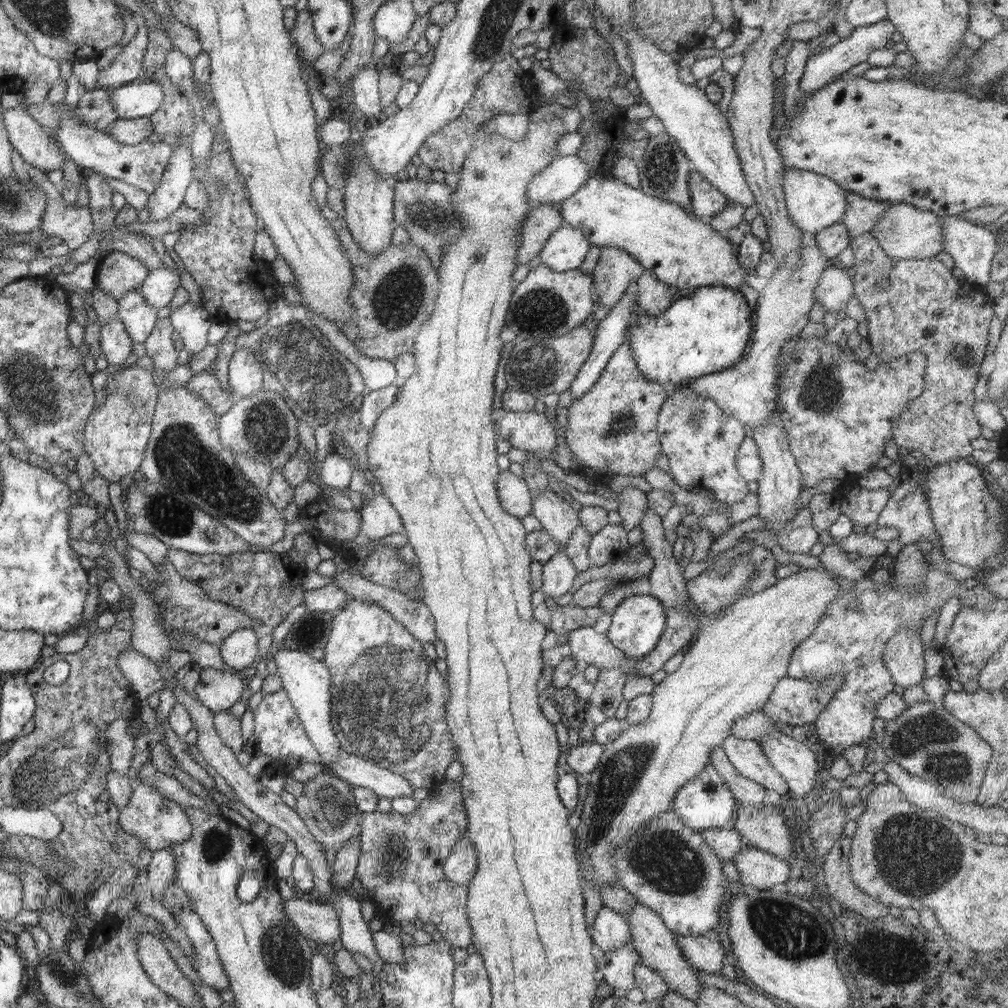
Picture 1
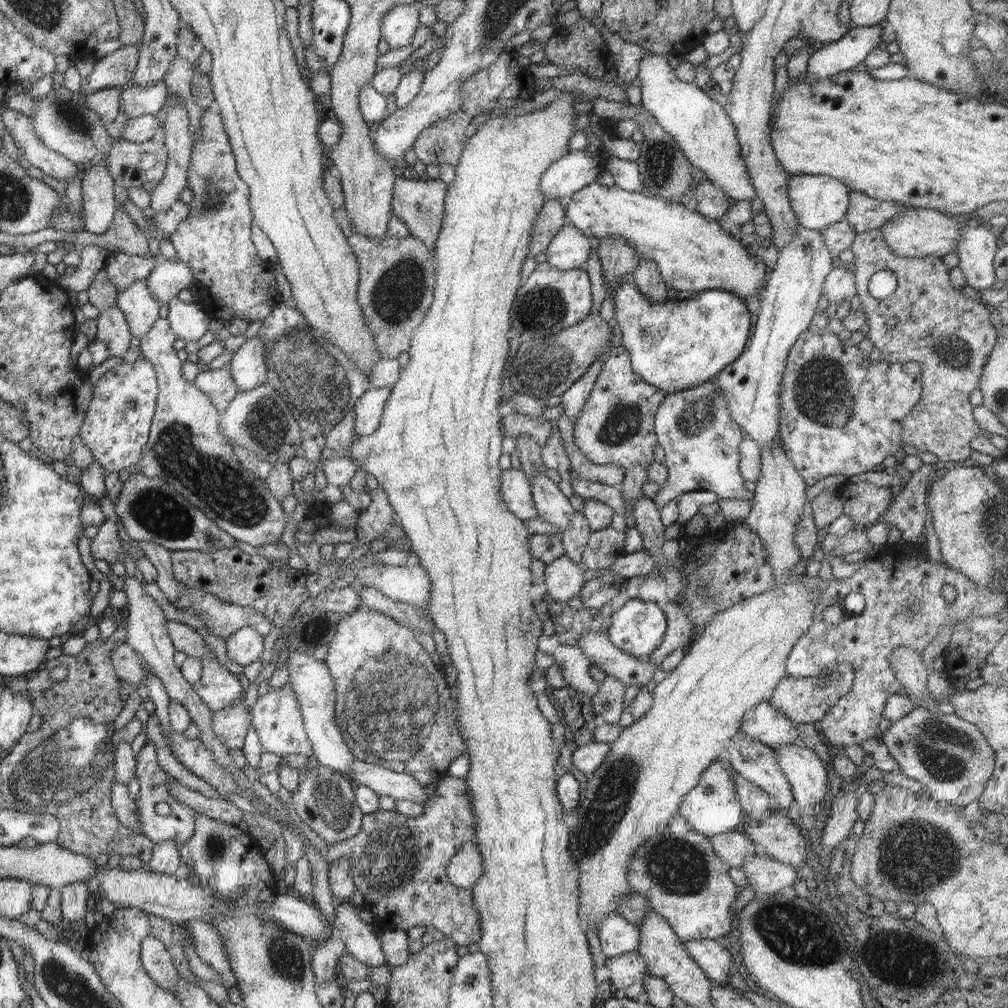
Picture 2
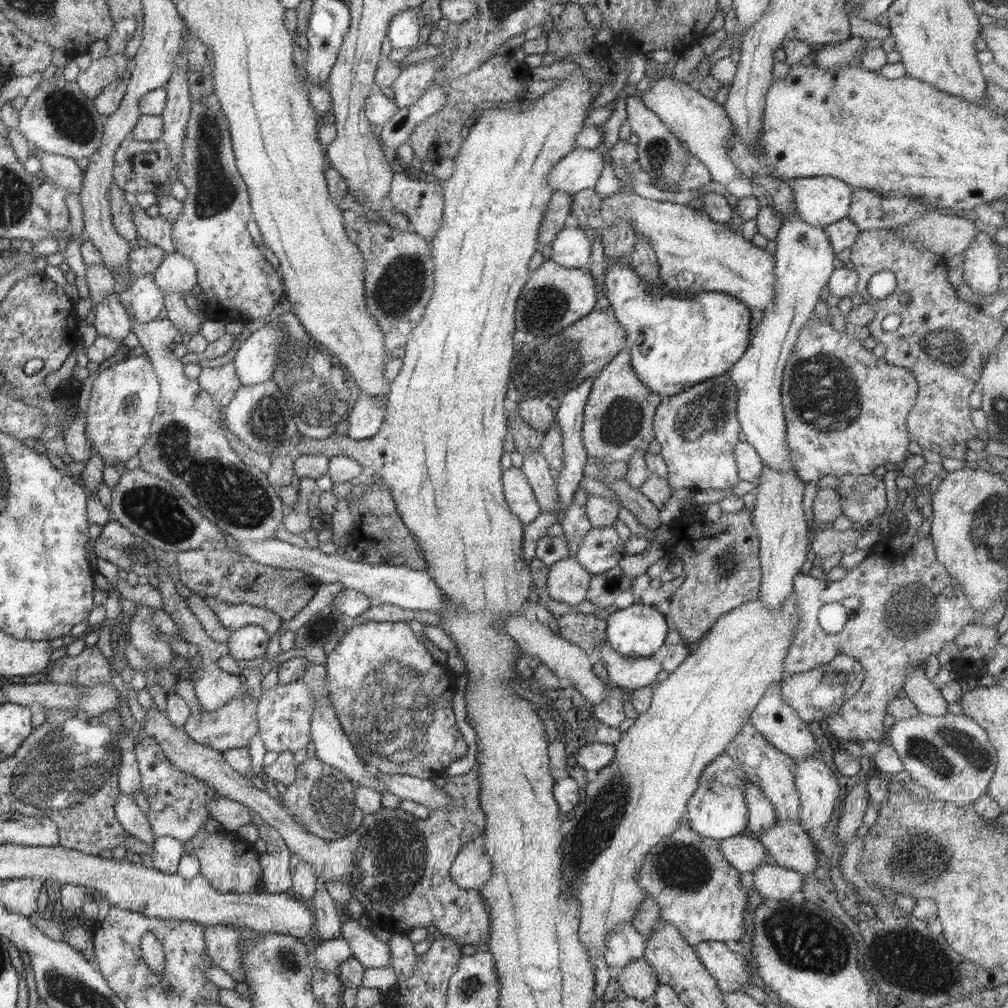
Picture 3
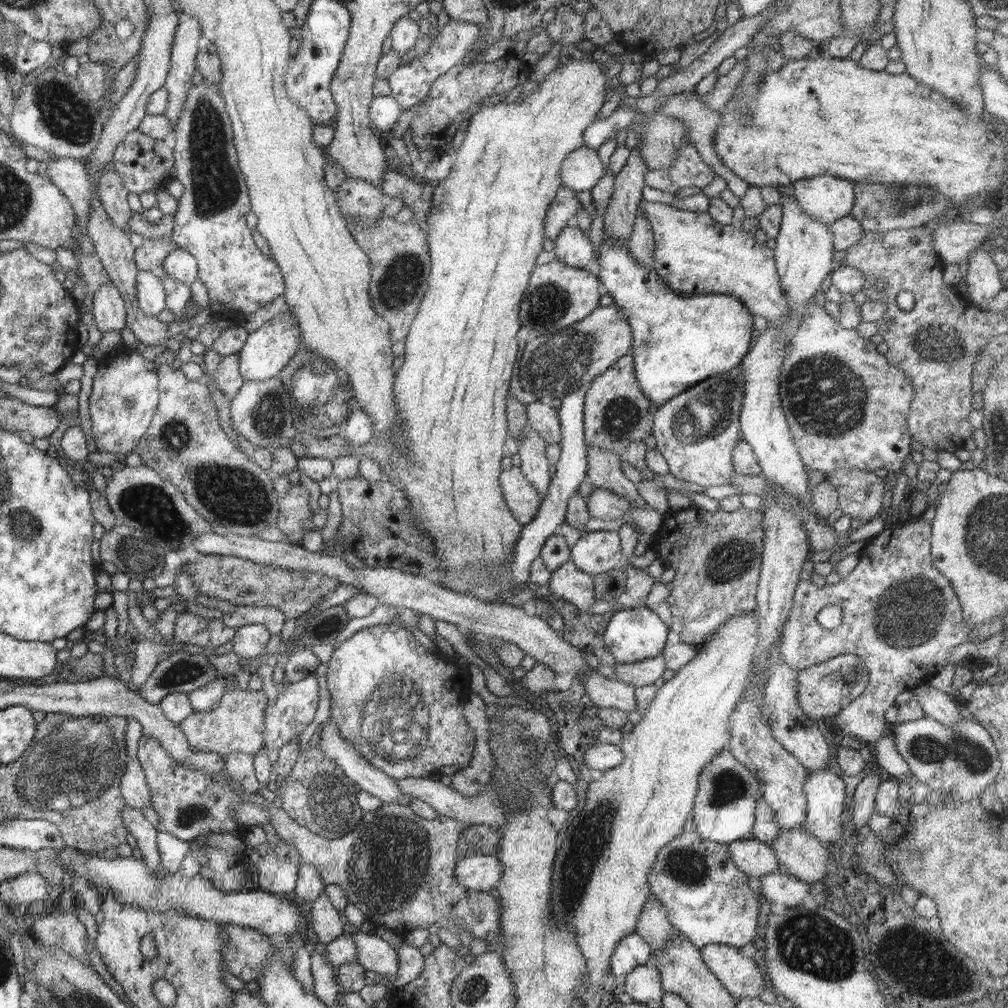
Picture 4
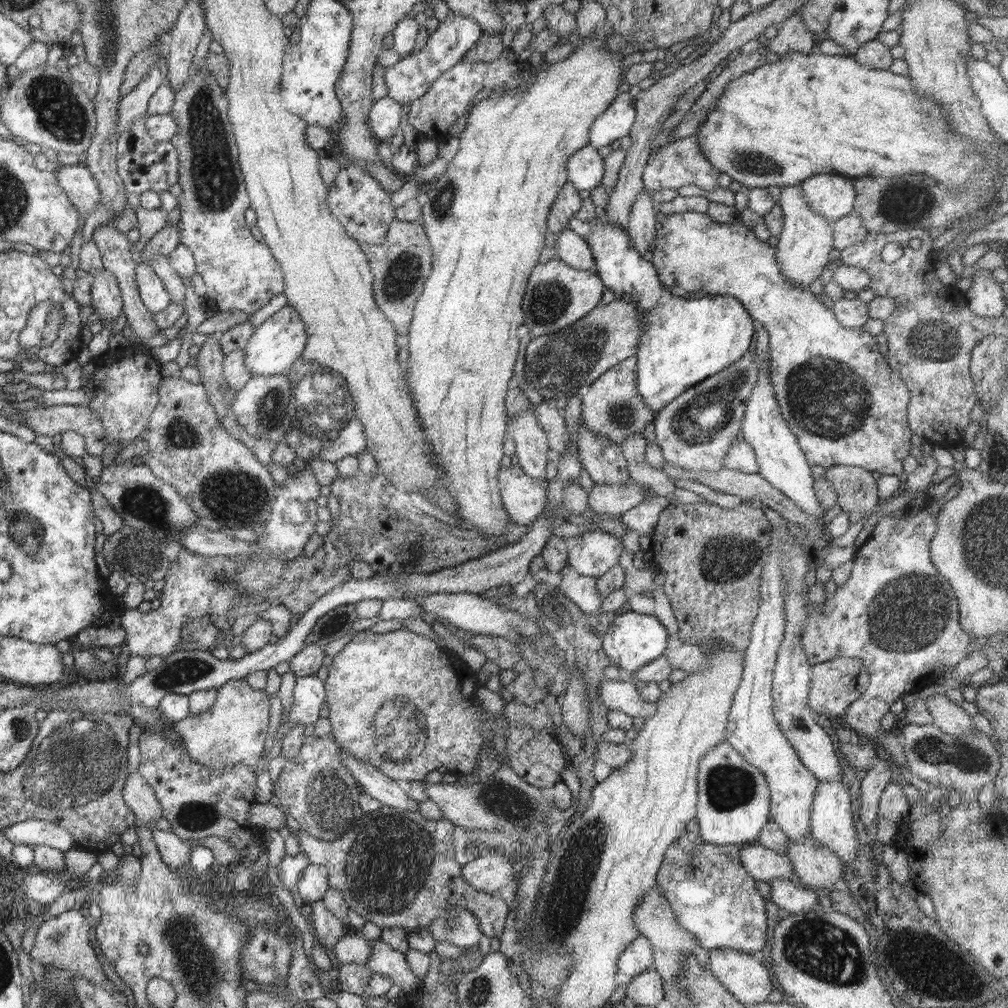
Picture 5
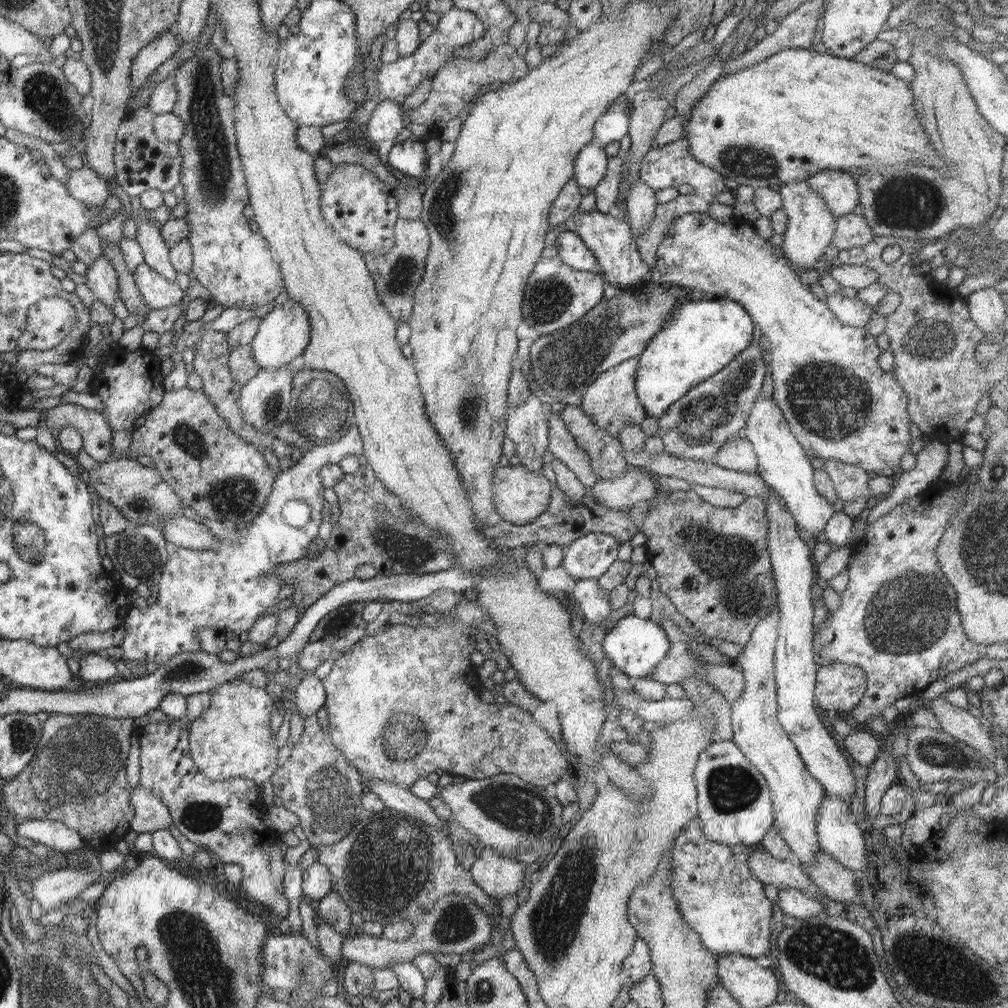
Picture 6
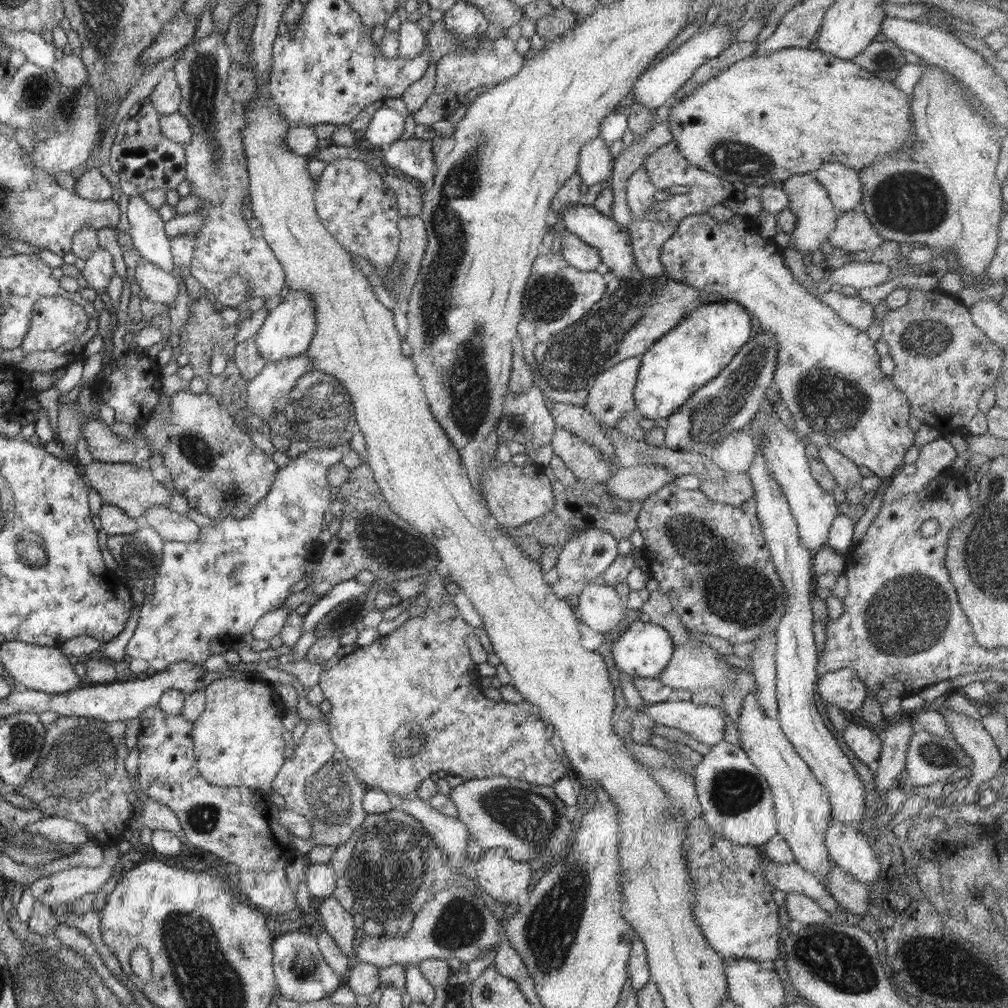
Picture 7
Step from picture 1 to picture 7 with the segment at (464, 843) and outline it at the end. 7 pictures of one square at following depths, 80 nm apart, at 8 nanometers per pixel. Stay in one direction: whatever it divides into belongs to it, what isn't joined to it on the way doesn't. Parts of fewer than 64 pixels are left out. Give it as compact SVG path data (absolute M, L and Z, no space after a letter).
M506 848L492 849L496 854L488 849L473 866L478 887L506 905L516 905L518 896L530 888L532 870L528 862L512 860Z

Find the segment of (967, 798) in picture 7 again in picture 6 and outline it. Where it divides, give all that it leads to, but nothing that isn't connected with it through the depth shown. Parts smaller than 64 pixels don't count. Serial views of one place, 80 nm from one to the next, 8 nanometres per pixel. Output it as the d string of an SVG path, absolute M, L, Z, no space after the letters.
M944 696L935 697L928 705L936 715L942 731L964 742L966 746L979 750L985 759L994 763L996 747L978 717L946 701Z

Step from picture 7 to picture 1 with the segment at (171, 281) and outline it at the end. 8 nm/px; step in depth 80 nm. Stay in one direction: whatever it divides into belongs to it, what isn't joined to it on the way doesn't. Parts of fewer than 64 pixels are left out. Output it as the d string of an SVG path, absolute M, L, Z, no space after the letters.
M140 288L122 295L118 304L116 317L124 323L126 332L134 342L144 343L159 320L157 308L145 300Z

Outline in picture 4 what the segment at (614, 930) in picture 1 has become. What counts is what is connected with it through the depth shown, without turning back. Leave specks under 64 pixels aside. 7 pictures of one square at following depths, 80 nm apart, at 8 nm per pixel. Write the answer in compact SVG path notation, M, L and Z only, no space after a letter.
M632 932L630 936L624 936L618 942L614 954L610 956L610 974L624 980L625 976L637 966L646 964L652 956L652 948L642 936Z

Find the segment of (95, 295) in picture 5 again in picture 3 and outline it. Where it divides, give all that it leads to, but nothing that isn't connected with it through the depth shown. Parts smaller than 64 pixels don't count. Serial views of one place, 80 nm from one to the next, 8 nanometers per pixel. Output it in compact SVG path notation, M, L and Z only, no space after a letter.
M113 292L102 302L96 304L93 326L98 336L112 340L124 340L131 331L132 318L122 306L118 293Z

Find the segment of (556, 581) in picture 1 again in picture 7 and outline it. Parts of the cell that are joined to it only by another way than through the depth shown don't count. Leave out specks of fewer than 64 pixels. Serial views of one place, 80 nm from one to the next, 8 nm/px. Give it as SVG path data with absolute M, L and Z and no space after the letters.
M597 581L584 585L578 600L577 610L582 613L581 622L599 635L614 628L625 615L626 598L621 598L614 587Z

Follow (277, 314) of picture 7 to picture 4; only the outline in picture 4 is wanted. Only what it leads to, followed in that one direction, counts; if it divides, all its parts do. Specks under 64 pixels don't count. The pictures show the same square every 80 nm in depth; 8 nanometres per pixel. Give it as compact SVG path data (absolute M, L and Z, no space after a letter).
M288 310L276 315L247 336L244 346L238 352L239 373L245 382L252 380L262 382L263 380L278 377L289 359L294 358L294 353L300 348L300 342L301 327L294 313Z

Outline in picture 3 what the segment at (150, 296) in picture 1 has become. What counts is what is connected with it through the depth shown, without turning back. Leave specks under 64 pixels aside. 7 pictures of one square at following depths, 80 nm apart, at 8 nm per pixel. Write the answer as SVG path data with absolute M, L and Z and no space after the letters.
M176 251L166 254L152 275L162 288L164 296L172 292L188 292L197 284L195 264L188 257Z

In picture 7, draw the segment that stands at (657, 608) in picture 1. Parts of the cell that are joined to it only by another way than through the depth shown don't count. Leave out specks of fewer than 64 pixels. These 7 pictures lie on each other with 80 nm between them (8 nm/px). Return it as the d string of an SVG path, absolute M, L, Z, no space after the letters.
M634 621L630 623L614 640L611 646L611 655L615 665L629 678L657 678L670 662L675 644L670 633L651 621Z

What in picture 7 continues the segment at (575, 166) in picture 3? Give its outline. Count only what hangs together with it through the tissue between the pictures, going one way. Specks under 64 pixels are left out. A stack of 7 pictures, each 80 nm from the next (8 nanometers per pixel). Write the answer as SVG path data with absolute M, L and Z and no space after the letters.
M600 135L586 143L579 154L577 173L586 186L608 181L613 173L614 158L608 151L610 143Z

